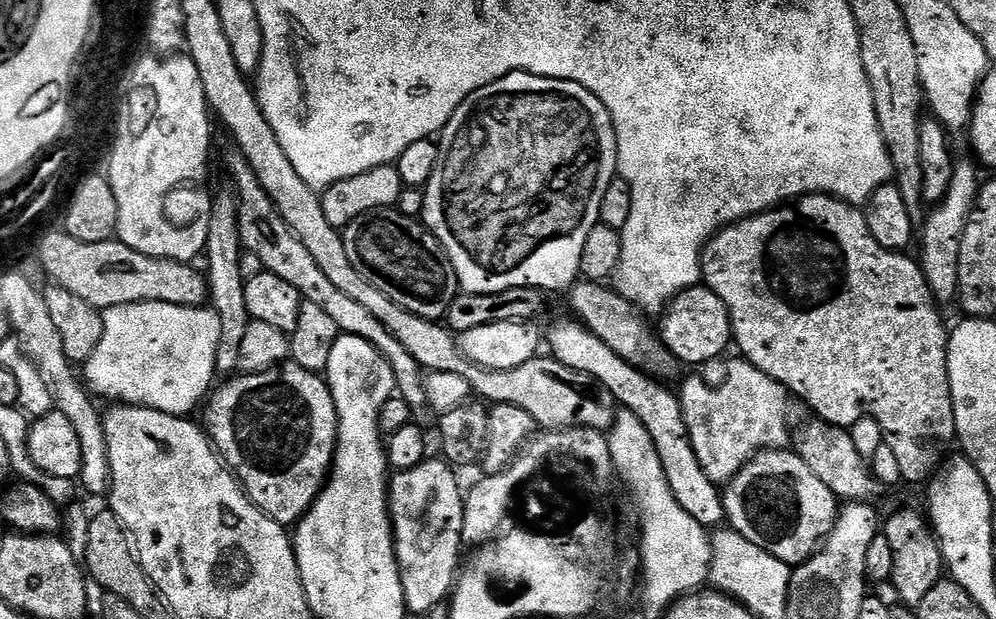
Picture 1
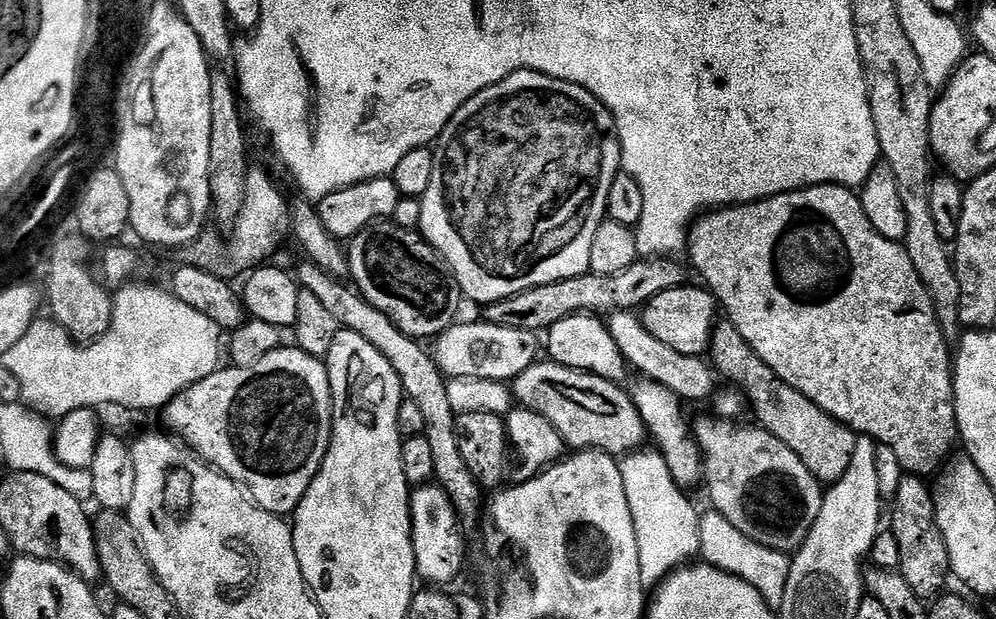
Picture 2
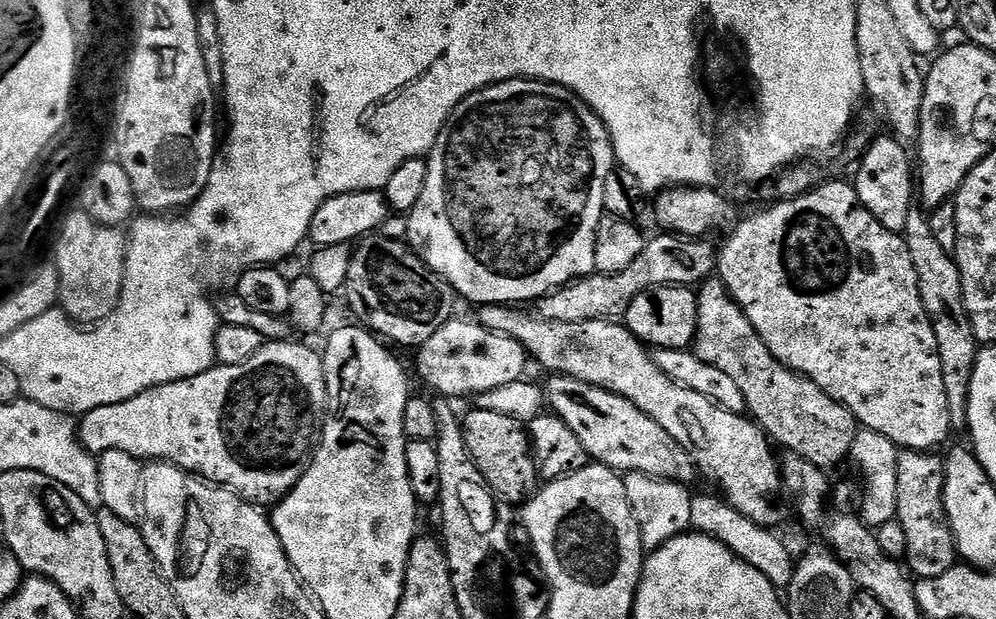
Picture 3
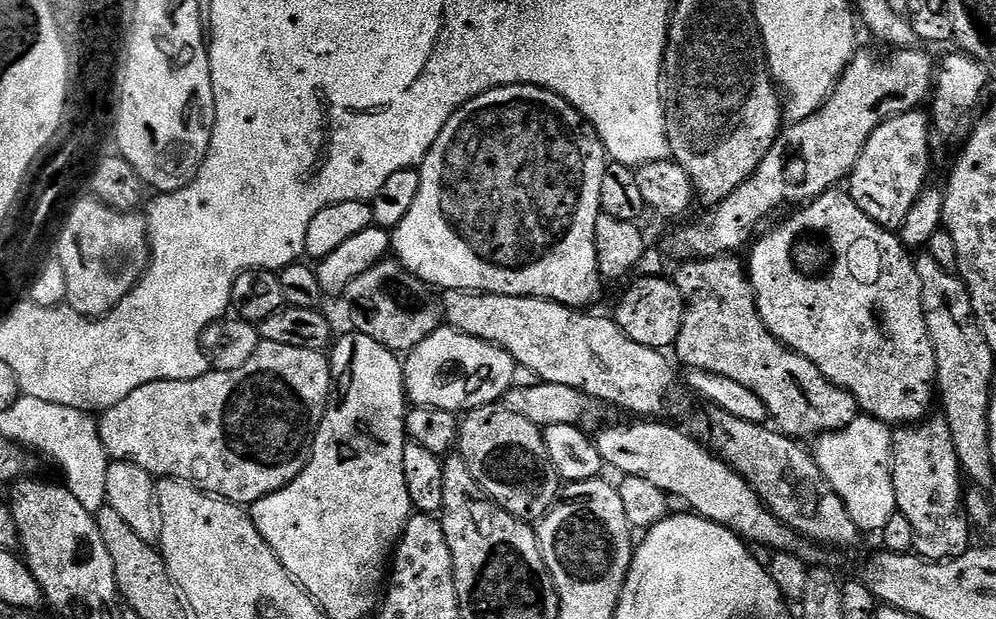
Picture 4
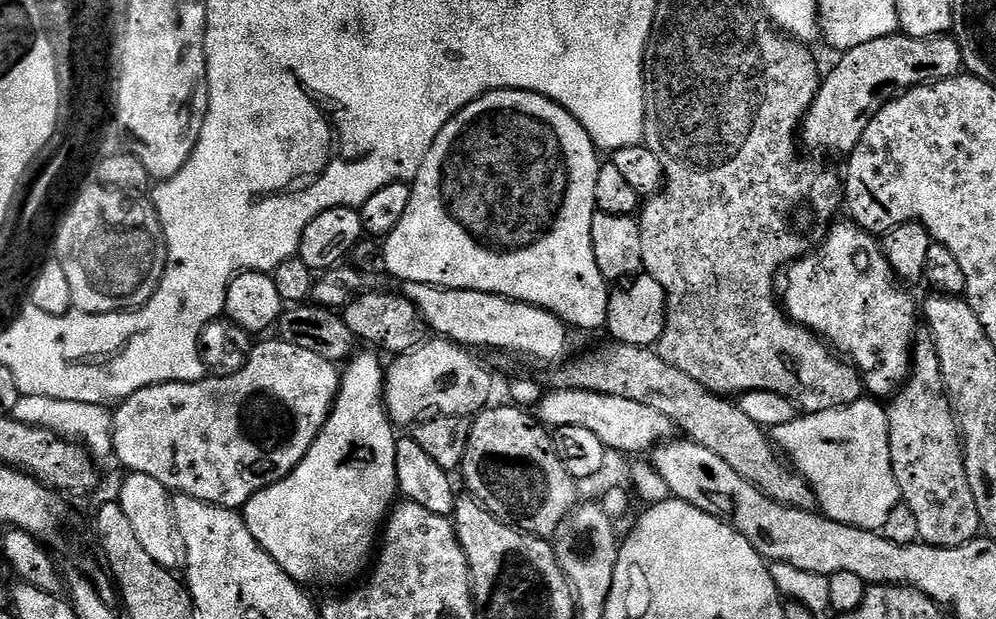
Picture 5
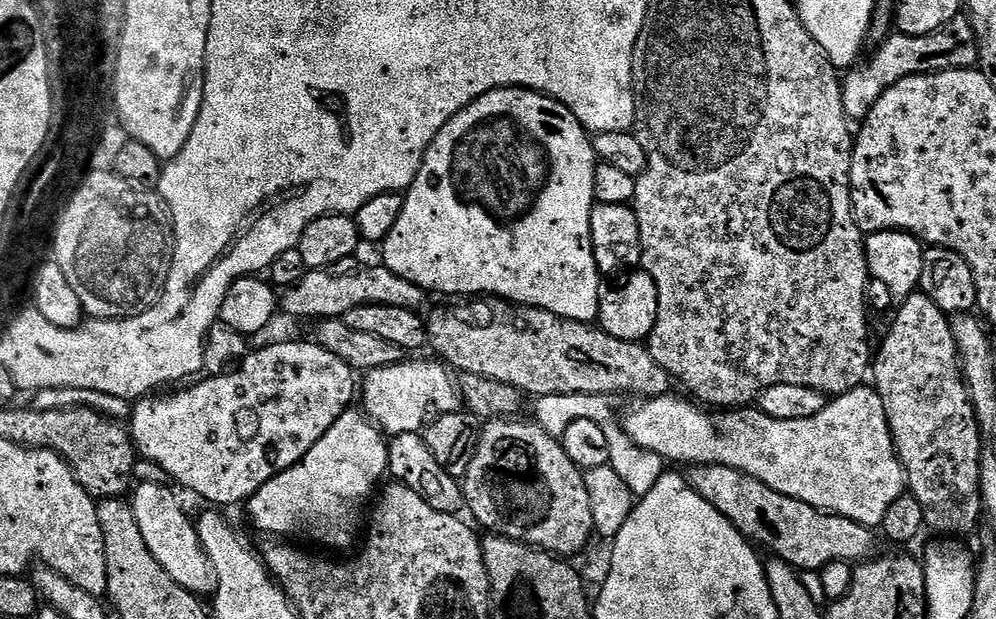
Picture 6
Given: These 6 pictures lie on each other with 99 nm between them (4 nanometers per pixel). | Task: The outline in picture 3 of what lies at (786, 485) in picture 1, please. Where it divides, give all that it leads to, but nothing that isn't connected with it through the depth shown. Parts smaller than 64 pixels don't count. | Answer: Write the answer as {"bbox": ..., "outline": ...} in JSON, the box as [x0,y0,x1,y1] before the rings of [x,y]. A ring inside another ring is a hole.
{"bbox":[479,304,784,530],"outline":[[[485,304],[479,312],[481,327],[517,340],[525,353],[531,359],[533,356],[548,374],[569,376],[613,392],[646,414],[646,418],[658,422],[658,426],[686,450],[697,473],[713,480],[724,491],[720,491],[723,499],[738,514],[771,530],[778,529],[783,522],[784,512],[780,509],[782,464],[772,453],[773,445],[764,435],[764,429],[747,415],[722,410],[722,406],[710,402],[710,398],[702,398],[695,390],[686,390],[686,386],[678,386],[678,382],[666,378],[649,349],[623,323],[611,320],[577,324],[550,322],[532,314],[523,316],[520,310],[507,304]]]}

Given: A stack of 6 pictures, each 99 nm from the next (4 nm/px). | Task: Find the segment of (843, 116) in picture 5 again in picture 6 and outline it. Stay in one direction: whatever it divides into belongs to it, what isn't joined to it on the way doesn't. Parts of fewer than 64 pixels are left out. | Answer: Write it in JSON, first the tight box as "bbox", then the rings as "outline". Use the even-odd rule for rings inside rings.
{"bbox":[842,15,978,122],"outline":[[[967,15],[955,16],[946,26],[938,26],[930,34],[905,36],[889,34],[879,41],[876,53],[868,61],[857,63],[842,80],[844,91],[844,114],[849,121],[860,122],[869,110],[882,98],[890,86],[902,82],[902,78],[921,76],[927,72],[945,72],[951,68],[970,68],[977,63],[978,48],[974,43],[972,23]]]}

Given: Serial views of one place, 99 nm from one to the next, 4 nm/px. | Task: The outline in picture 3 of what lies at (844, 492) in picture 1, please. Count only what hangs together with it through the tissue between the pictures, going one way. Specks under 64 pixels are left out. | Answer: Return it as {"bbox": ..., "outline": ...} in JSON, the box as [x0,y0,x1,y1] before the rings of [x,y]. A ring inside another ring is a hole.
{"bbox":[695,283,858,470],"outline":[[[701,283],[696,292],[696,302],[695,355],[714,370],[722,370],[722,374],[726,374],[738,386],[747,415],[764,429],[769,441],[777,445],[780,443],[785,453],[801,456],[822,470],[829,470],[846,460],[858,431],[854,414],[814,386],[814,382],[779,364],[768,353],[768,347],[754,326],[750,326],[746,314],[733,302],[723,284]]]}

